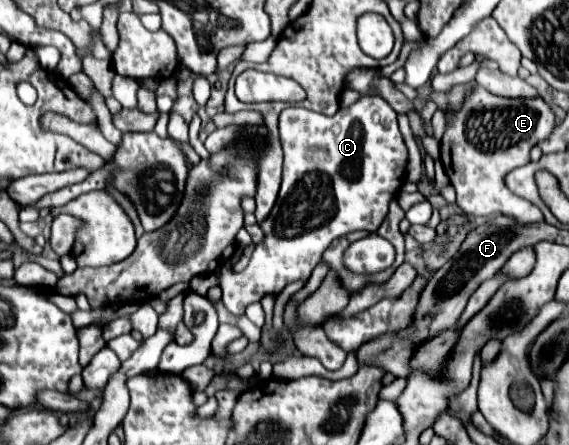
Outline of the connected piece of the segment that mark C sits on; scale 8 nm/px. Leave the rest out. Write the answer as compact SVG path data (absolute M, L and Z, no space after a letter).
M363 96L335 116L323 116L299 106L285 108L279 116L279 136L285 152L283 184L269 218L261 222L265 238L255 246L251 262L243 272L231 272L231 268L217 270L223 304L235 316L243 316L245 308L251 302L259 302L265 294L277 296L287 284L307 280L335 238L355 230L375 232L389 212L389 202L401 192L407 174L407 146L397 126L397 112L381 96Z

